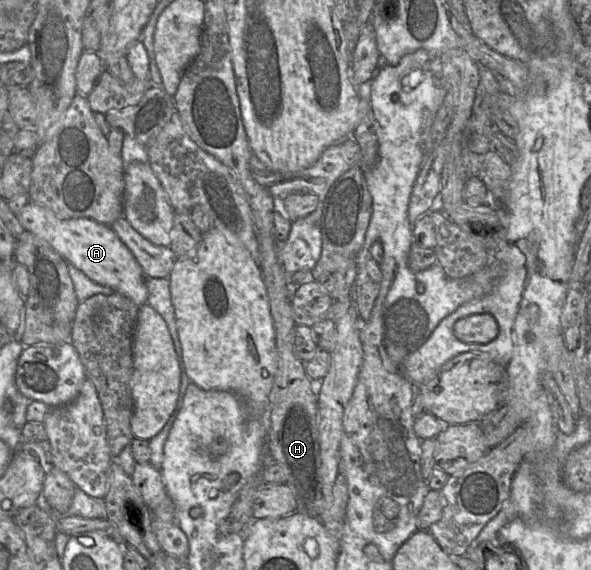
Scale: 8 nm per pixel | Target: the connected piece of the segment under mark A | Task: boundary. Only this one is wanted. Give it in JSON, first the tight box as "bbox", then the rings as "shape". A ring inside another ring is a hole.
{"bbox":[16,201,147,307],"shape":[[[29,201],[16,216],[25,231],[48,242],[60,256],[88,278],[129,297],[139,307],[147,304],[147,277],[133,253],[111,227],[89,218],[62,220],[33,201]]]}

